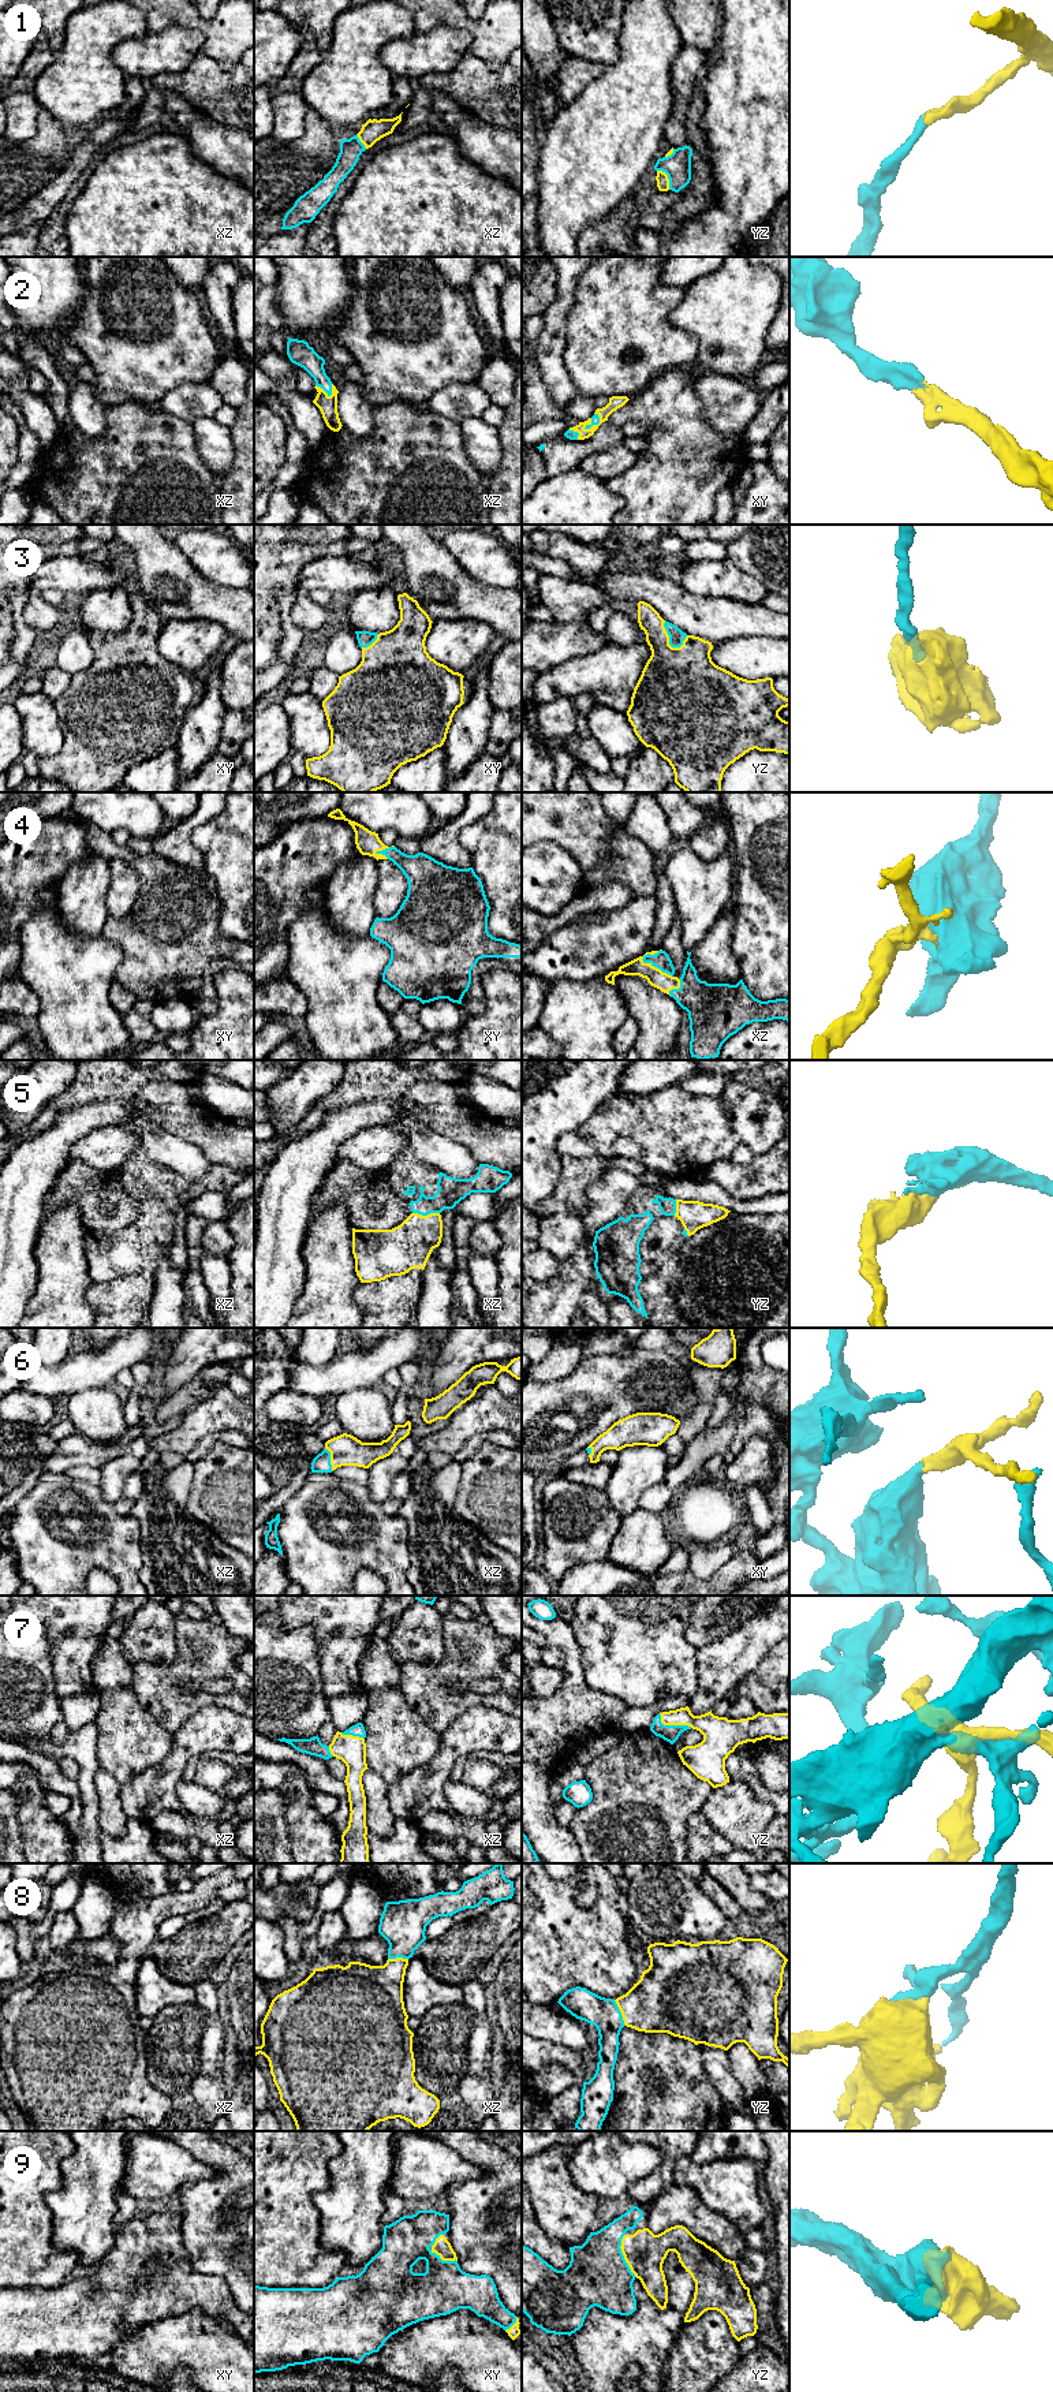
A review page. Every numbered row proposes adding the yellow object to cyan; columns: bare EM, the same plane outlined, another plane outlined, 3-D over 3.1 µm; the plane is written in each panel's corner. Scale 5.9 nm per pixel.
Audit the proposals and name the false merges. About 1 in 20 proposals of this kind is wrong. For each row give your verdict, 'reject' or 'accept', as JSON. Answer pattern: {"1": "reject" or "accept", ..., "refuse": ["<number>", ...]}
{"1": "accept", "2": "accept", "3": "accept", "4": "accept", "5": "accept", "6": "accept", "7": "accept", "8": "accept", "9": "accept", "refuse": []}

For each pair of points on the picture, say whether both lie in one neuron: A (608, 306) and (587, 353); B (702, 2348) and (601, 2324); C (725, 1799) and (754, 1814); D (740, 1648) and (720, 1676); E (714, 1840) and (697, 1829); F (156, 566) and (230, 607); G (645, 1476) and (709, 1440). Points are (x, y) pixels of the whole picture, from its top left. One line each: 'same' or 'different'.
A: same
B: different
C: same
D: same
E: same
F: same
G: different

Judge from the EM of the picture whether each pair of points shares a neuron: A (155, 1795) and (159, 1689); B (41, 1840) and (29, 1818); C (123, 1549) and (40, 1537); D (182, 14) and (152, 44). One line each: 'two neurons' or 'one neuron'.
A: two neurons
B: one neuron
C: one neuron
D: two neurons

